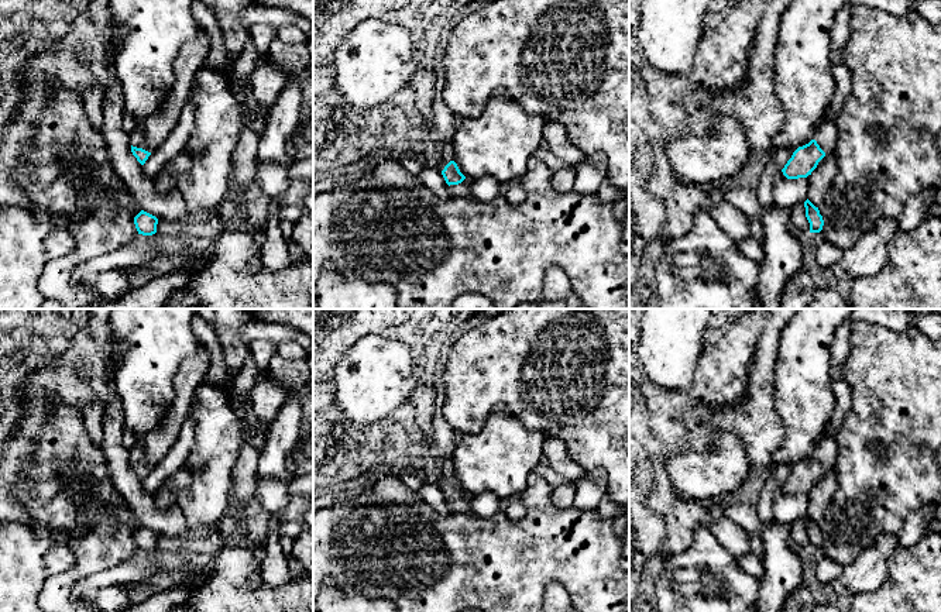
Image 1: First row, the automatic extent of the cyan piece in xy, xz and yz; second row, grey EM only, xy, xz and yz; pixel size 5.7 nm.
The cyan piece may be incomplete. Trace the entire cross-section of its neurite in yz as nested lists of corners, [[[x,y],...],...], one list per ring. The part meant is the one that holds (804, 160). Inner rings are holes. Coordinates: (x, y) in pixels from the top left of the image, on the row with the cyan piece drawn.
[[[825,120],[815,131],[815,137],[806,145],[799,147],[782,169],[787,179],[807,178],[818,162],[837,145],[835,121]]]

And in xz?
[[[450,161],[444,166],[442,175],[446,183],[449,185],[450,197],[454,199],[468,197],[473,179],[464,176],[454,161]]]

